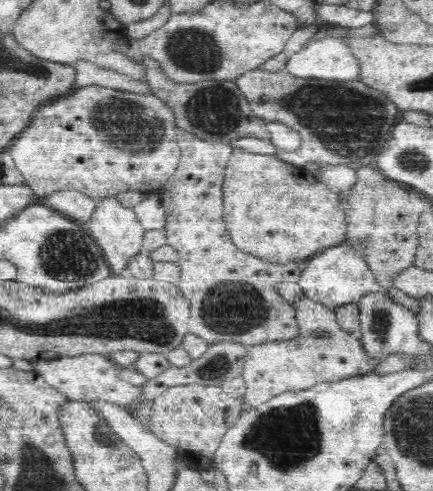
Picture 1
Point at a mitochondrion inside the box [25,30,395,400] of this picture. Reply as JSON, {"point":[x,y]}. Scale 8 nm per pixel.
{"point":[346,122]}

